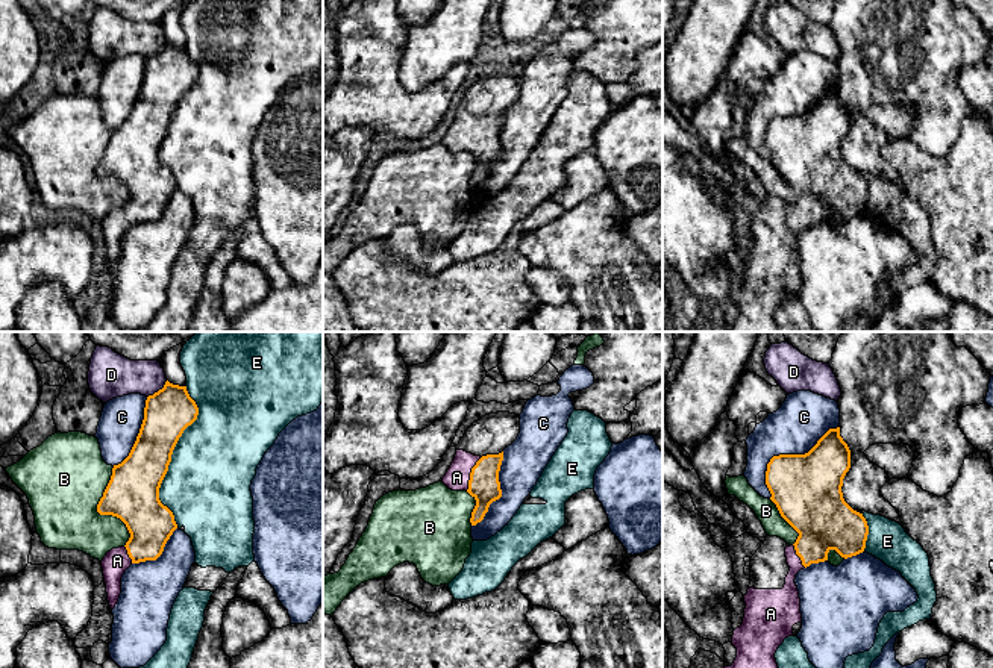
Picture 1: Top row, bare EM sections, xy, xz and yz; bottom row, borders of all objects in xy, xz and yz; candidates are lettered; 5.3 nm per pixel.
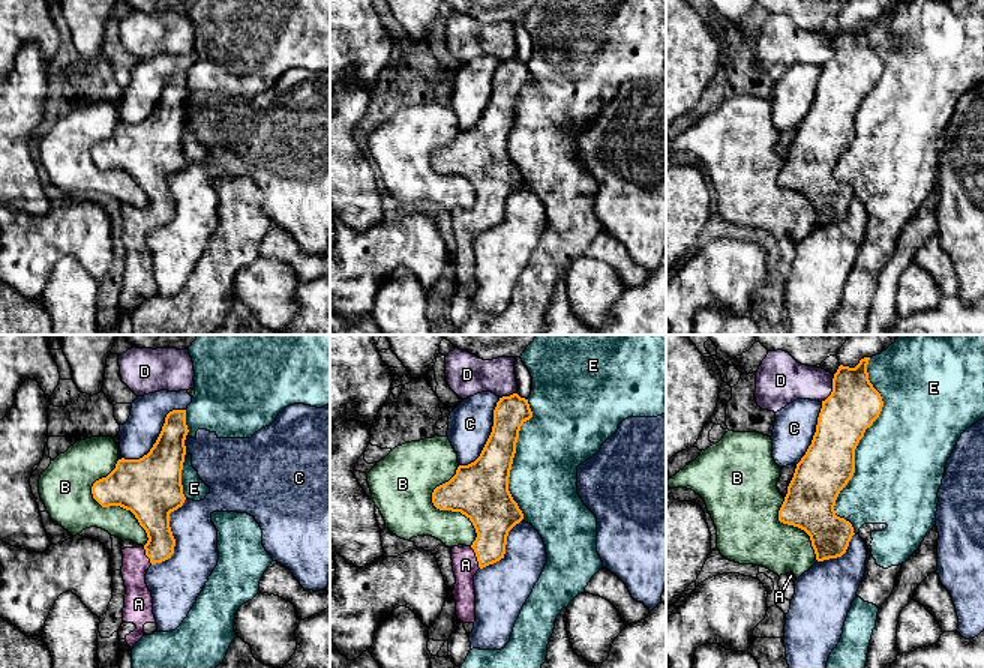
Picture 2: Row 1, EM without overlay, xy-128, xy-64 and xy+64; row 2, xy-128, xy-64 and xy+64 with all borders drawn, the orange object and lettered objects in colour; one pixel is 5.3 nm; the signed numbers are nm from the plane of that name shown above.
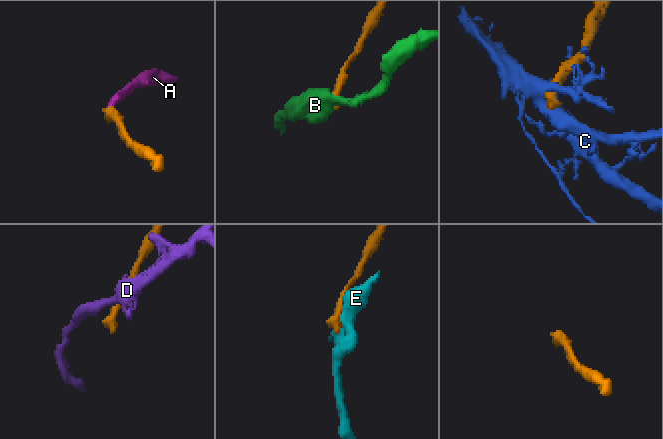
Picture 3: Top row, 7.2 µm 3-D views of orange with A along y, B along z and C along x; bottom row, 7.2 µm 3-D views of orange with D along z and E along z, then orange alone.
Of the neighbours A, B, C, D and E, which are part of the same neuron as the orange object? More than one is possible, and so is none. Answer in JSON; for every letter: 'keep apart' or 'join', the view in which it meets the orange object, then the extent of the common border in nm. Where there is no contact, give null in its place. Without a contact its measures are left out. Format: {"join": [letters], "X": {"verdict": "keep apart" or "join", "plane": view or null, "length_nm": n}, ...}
{"join": ["A"], "A": {"verdict": "join", "plane": "xz", "length_nm": 190}, "B": {"verdict": "keep apart", "plane": "xy", "length_nm": 420}, "C": {"verdict": "keep apart", "plane": "yz", "length_nm": 550}, "D": {"verdict": "keep apart", "plane": "xy", "length_nm": 140}, "E": {"verdict": "keep apart", "plane": "xy", "length_nm": 750}}

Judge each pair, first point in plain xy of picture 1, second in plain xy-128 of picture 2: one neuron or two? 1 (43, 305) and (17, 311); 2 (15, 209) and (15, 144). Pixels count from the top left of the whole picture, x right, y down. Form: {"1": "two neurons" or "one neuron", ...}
{"1": "two neurons", "2": "one neuron"}

